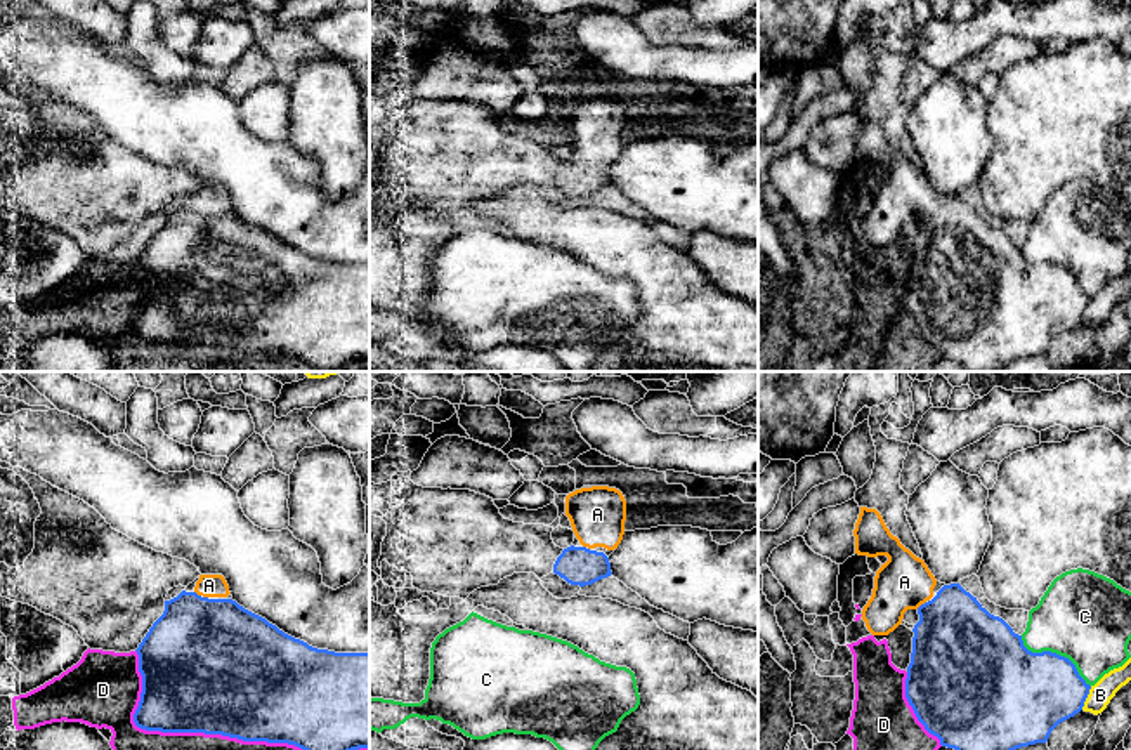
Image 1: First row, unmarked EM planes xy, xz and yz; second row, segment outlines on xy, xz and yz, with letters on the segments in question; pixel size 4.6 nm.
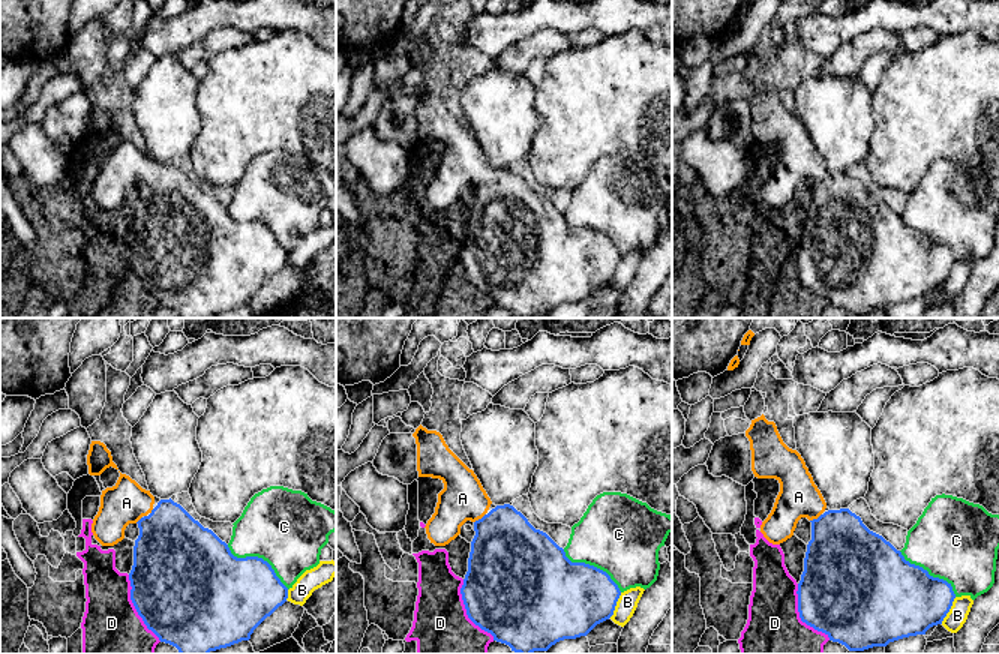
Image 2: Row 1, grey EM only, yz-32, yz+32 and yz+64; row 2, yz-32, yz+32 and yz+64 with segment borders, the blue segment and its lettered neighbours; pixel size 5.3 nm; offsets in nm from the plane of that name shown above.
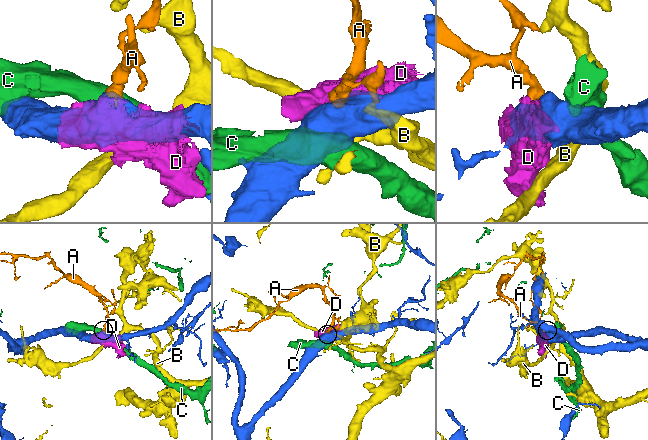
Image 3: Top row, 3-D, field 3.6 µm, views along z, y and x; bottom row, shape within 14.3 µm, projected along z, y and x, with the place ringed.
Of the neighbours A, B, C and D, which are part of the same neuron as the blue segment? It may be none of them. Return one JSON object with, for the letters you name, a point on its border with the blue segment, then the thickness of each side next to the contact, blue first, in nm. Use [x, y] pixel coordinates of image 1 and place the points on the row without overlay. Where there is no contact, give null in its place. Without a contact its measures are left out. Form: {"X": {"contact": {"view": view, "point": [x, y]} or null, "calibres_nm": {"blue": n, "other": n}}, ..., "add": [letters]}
{"A": {"contact": {"view": "yz", "point": [921, 216]}, "calibres_nm": {"blue": 420, "other": 260}}, "add": ["A"]}

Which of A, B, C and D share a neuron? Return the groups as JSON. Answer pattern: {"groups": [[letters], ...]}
{"groups": [["A"], ["B"], ["C"], ["D"]]}

